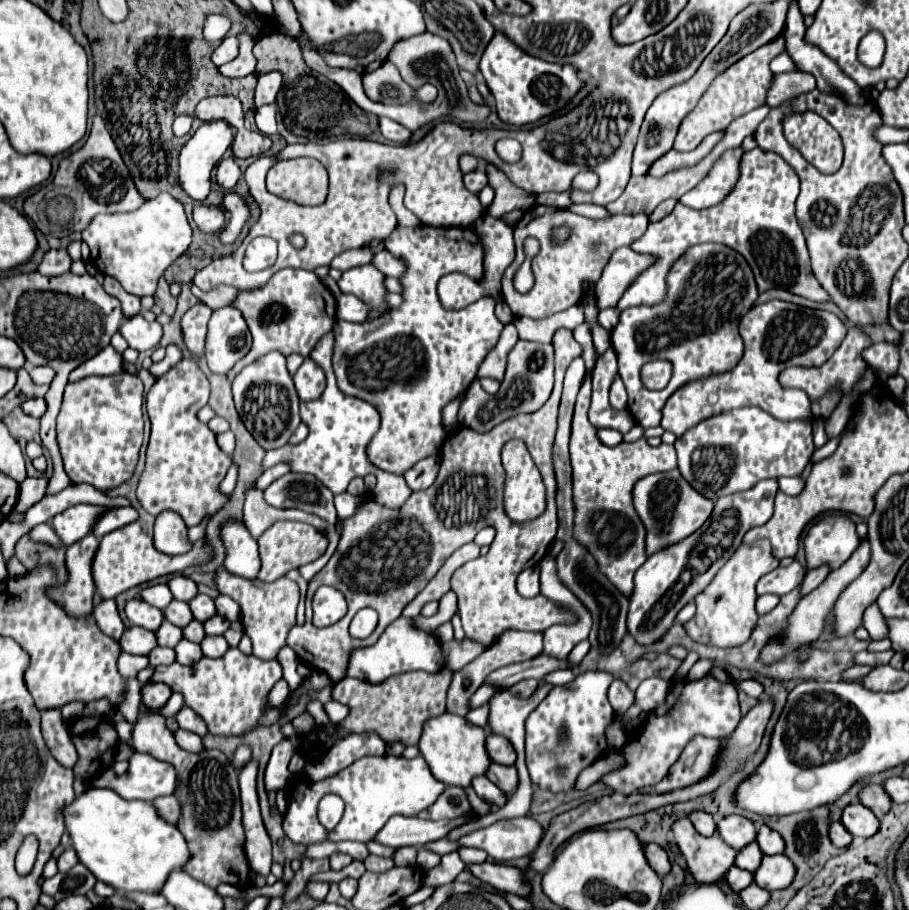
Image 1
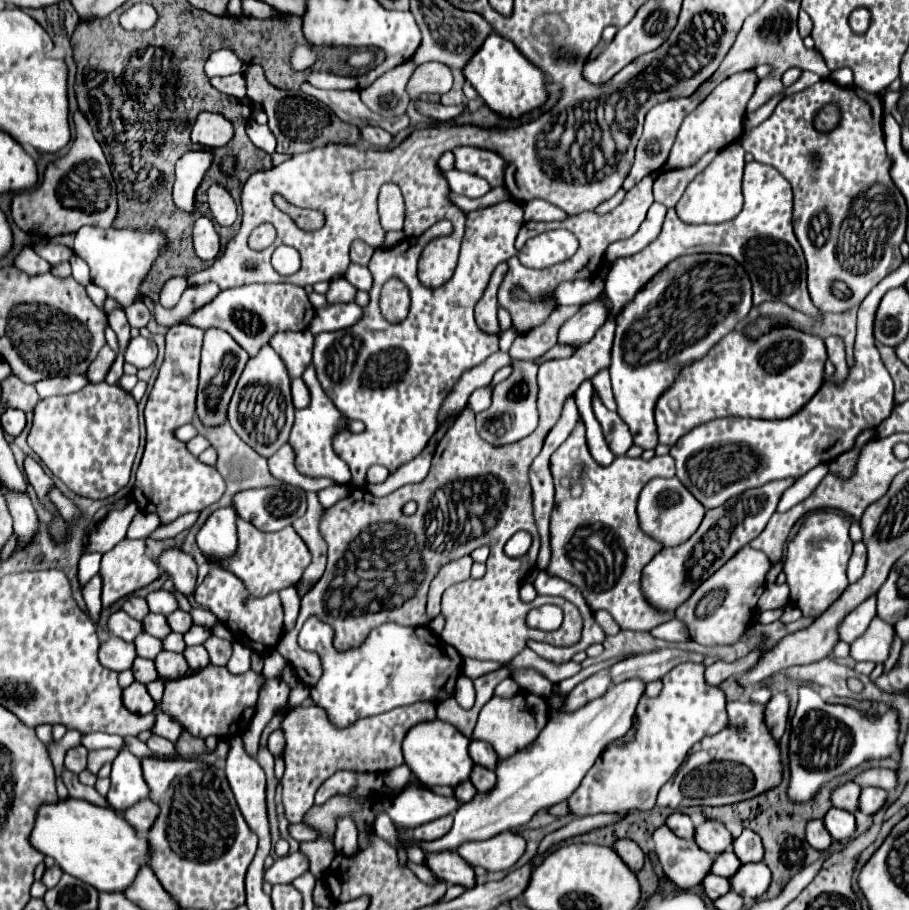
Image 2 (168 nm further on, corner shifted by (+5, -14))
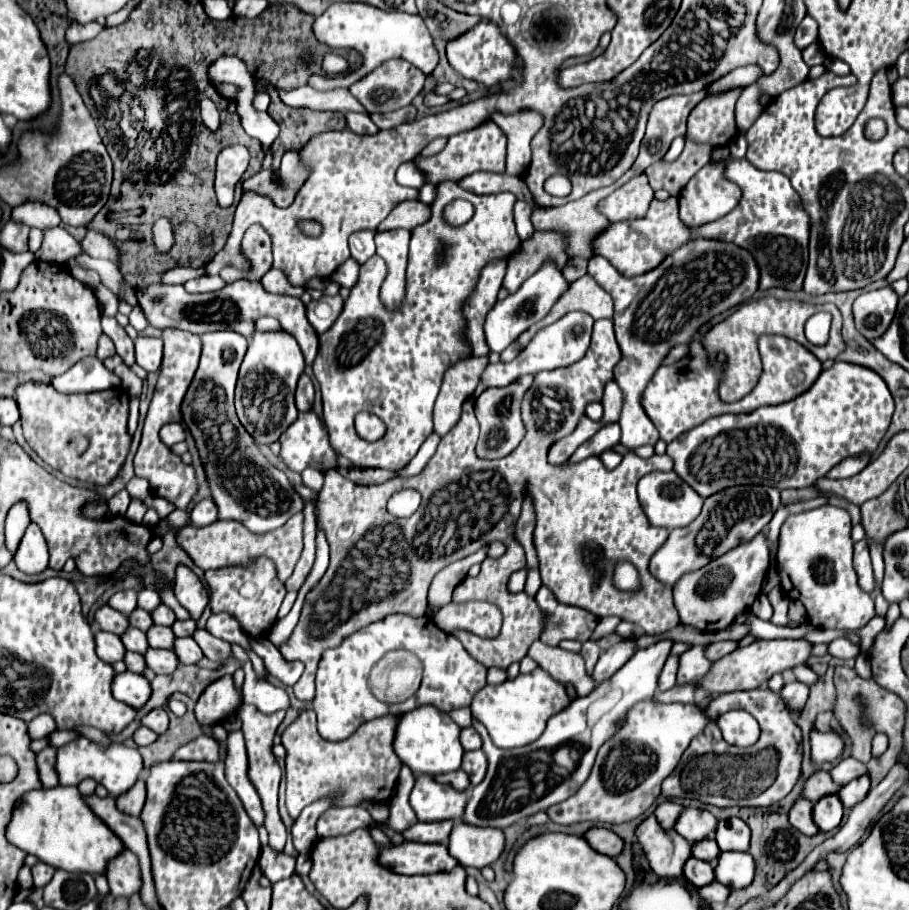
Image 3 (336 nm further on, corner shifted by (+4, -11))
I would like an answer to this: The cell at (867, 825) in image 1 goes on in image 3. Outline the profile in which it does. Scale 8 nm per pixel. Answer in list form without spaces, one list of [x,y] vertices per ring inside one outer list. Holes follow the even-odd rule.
[[[824,795],[812,809],[812,819],[820,831],[832,831],[842,821],[842,805],[836,795]]]

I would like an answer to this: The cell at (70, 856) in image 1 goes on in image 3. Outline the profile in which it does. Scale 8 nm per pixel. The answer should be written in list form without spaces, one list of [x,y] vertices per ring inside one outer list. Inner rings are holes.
[[[36,863],[32,867],[32,877],[34,877],[34,887],[44,887],[50,879],[52,879],[52,873],[56,869],[52,869],[50,865],[44,865],[44,863]]]

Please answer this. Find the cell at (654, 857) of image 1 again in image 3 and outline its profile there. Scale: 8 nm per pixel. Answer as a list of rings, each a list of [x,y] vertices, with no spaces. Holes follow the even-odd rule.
[[[592,827],[592,829],[588,829],[584,833],[584,839],[588,841],[588,845],[592,845],[594,851],[598,851],[602,855],[608,855],[608,857],[620,855],[620,851],[624,847],[622,839],[616,833],[604,829],[604,827]]]

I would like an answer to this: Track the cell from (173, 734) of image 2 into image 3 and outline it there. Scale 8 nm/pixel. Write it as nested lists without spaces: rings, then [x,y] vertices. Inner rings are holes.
[[[158,707],[158,709],[152,709],[148,715],[142,717],[142,725],[152,729],[154,733],[164,733],[168,729],[168,715],[166,715],[166,709],[164,707]]]

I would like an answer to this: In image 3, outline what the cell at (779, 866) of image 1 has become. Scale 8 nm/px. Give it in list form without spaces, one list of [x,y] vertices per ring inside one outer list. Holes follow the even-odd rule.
[[[724,851],[718,855],[716,869],[714,869],[716,881],[720,881],[726,887],[742,889],[752,883],[754,877],[754,861],[752,855],[746,851]]]

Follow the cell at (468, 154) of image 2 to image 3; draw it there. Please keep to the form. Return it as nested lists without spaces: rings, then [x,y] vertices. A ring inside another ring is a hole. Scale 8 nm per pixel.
[[[490,119],[478,125],[472,131],[464,131],[458,135],[452,135],[446,143],[446,147],[432,157],[414,157],[416,167],[422,171],[426,183],[442,183],[442,181],[452,181],[458,183],[460,179],[476,173],[476,171],[496,171],[504,173],[506,169],[506,137],[504,131]]]

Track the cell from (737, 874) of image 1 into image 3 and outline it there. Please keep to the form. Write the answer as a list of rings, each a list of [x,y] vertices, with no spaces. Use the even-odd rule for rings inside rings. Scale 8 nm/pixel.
[[[690,857],[690,859],[684,863],[682,875],[684,875],[692,885],[700,887],[700,885],[706,885],[708,881],[712,881],[712,867],[710,867],[710,863],[706,863],[706,861],[700,861],[700,859]]]

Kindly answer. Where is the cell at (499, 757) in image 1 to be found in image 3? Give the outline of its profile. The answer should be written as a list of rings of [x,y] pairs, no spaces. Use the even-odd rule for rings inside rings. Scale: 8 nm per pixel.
[[[464,727],[464,729],[460,731],[460,743],[462,743],[462,747],[464,747],[466,751],[474,751],[474,749],[480,749],[480,747],[482,747],[482,745],[480,745],[480,735],[476,733],[474,727]]]

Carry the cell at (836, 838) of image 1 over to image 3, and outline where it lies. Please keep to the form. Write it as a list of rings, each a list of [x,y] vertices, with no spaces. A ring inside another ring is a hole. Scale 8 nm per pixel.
[[[800,797],[792,803],[792,807],[788,811],[788,821],[790,821],[790,825],[794,825],[804,835],[816,835],[818,829],[814,825],[810,813],[812,813],[812,801]]]

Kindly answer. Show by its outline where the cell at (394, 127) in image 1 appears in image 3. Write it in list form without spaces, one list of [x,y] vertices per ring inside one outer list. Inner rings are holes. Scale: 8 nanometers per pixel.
[[[346,113],[346,125],[350,131],[360,133],[360,135],[378,133],[378,127],[372,123],[370,115],[366,115],[366,113]]]

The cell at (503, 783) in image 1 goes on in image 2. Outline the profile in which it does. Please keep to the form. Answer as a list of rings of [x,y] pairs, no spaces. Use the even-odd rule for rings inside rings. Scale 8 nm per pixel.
[[[475,766],[475,772],[471,772],[471,782],[479,792],[489,792],[489,790],[495,788],[497,776],[495,776],[495,772],[491,772],[487,768]]]

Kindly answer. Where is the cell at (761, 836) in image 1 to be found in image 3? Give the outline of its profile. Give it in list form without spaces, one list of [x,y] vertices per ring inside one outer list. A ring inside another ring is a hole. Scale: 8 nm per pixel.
[[[738,817],[718,821],[716,827],[716,843],[720,851],[748,851],[750,829]]]

